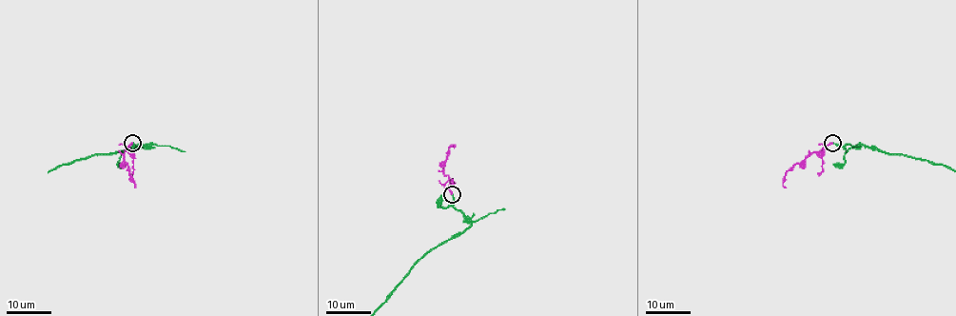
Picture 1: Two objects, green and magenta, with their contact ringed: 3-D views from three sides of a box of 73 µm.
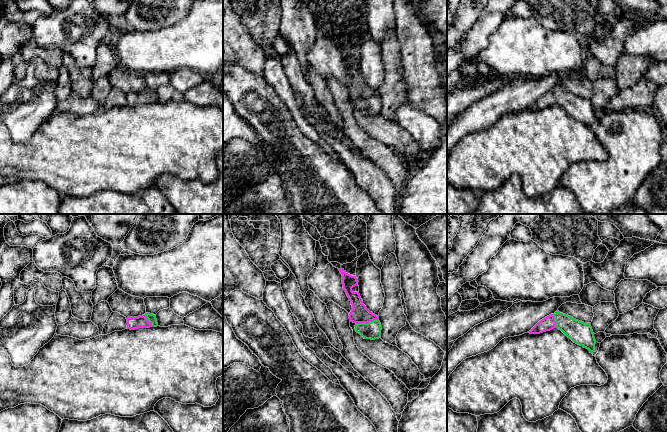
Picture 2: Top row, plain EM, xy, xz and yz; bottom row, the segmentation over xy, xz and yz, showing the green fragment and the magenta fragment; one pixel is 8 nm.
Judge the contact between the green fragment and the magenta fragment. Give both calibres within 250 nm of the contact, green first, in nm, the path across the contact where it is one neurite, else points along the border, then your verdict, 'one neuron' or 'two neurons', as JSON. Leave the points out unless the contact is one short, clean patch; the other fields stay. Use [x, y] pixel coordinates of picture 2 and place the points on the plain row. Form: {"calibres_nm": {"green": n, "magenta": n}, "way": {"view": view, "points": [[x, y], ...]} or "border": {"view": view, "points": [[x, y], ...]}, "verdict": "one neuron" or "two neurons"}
{"calibres_nm": {"green": 140, "magenta": 140}, "way": {"view": "xz", "points": [[372, 106], [368, 98], [359, 90]]}, "verdict": "one neuron"}

